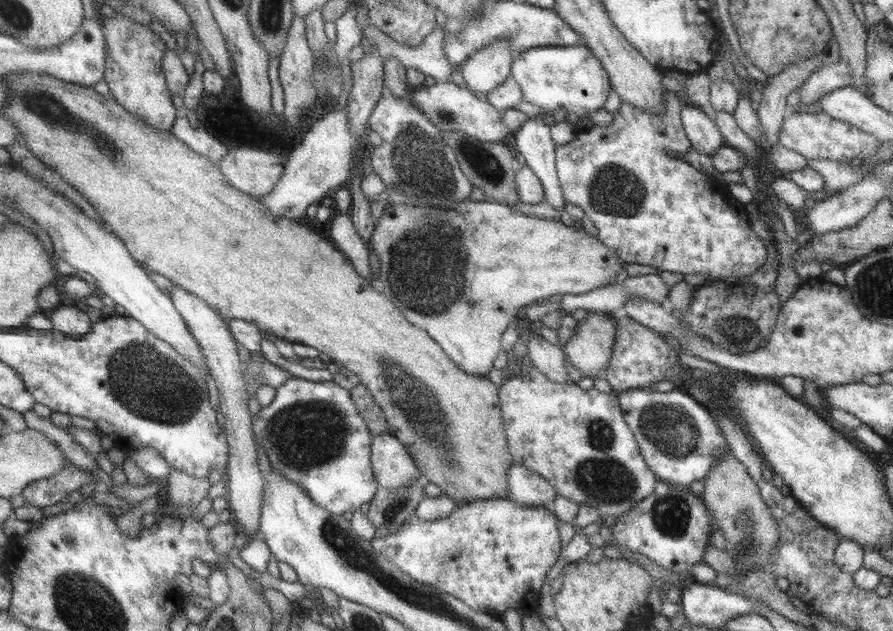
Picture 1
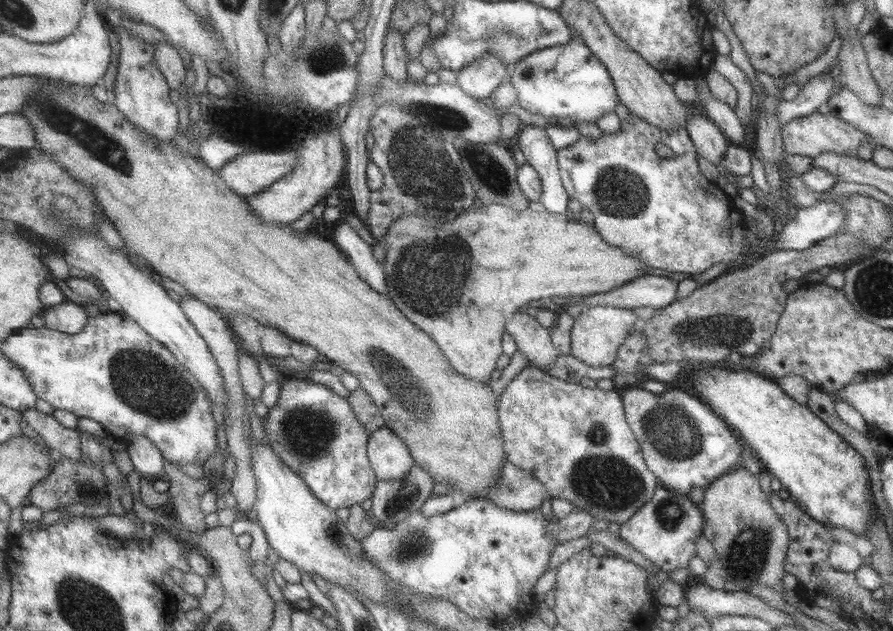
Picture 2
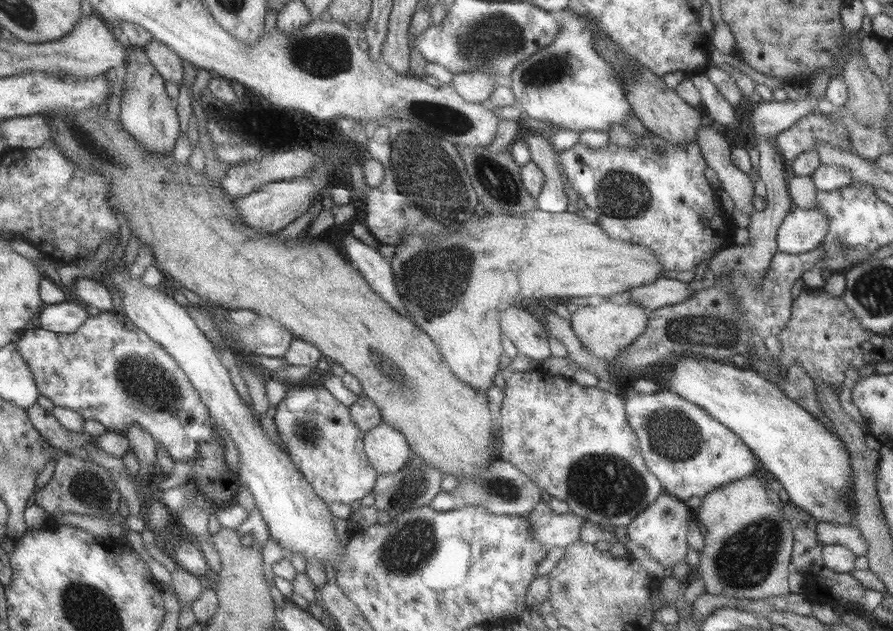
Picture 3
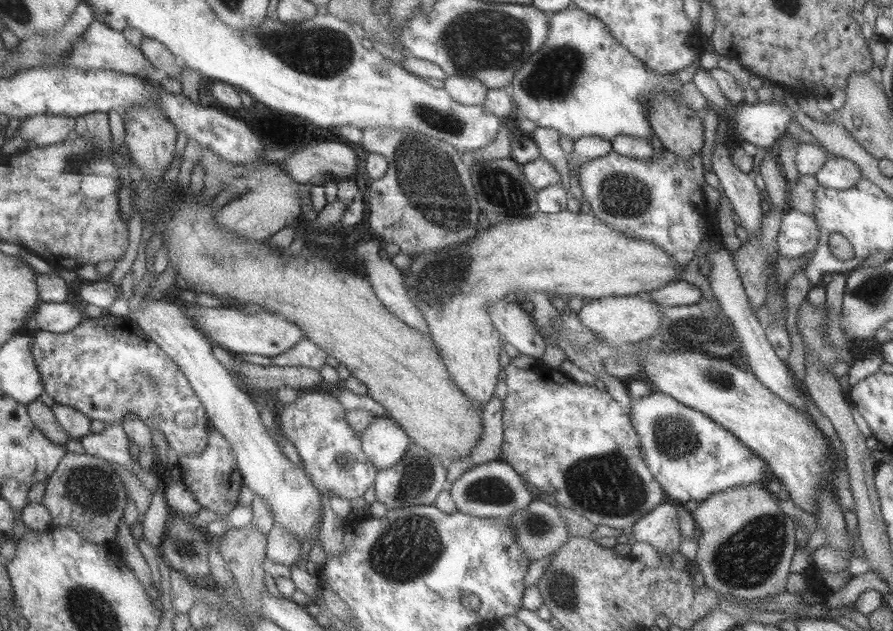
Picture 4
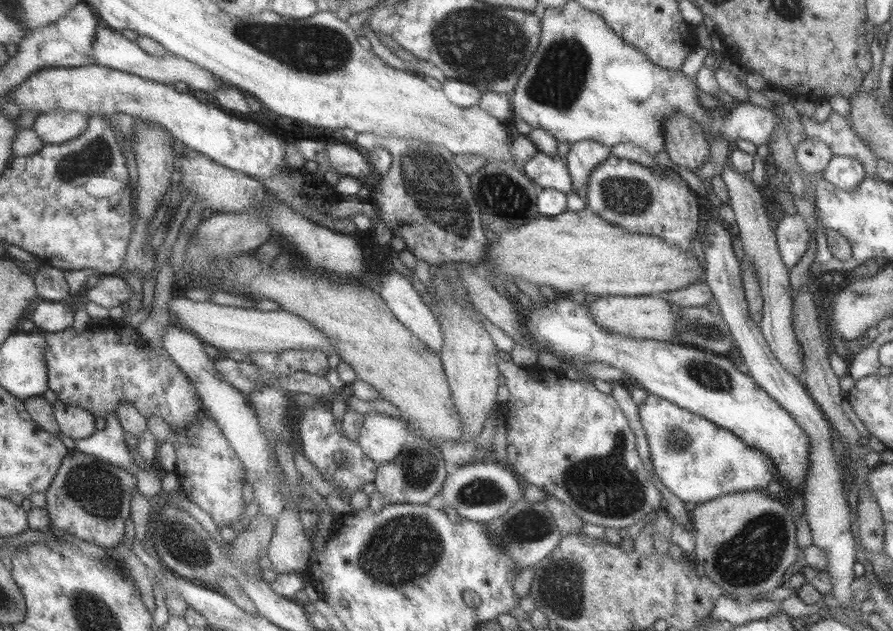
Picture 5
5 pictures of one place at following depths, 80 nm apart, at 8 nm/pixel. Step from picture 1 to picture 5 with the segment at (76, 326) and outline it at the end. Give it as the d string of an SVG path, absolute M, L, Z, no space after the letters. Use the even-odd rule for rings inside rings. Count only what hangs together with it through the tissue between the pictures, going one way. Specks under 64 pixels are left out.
M38 301L32 319L45 331L62 331L71 328L74 310L57 301Z

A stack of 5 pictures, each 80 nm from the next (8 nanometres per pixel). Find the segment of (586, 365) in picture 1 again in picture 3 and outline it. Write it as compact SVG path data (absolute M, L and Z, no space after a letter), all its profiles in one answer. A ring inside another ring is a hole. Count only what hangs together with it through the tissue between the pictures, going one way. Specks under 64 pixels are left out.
M605 300L596 306L585 305L570 316L570 327L578 341L583 345L587 353L591 353L597 359L603 359L611 364L617 354L638 338L647 324L647 315L643 313L642 306L633 304L615 304Z

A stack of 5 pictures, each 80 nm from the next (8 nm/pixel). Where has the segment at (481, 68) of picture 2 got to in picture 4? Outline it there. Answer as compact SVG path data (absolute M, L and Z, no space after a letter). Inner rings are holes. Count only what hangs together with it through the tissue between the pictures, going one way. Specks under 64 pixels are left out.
M446 75L444 89L453 100L464 105L481 105L487 88L476 78L465 75Z

